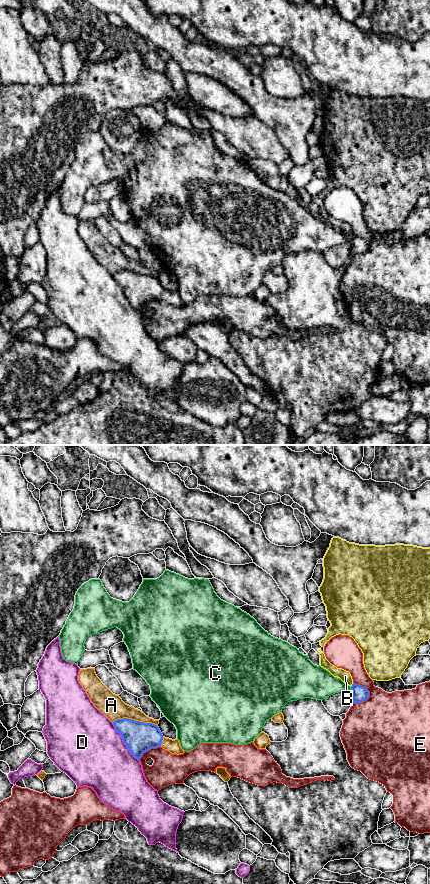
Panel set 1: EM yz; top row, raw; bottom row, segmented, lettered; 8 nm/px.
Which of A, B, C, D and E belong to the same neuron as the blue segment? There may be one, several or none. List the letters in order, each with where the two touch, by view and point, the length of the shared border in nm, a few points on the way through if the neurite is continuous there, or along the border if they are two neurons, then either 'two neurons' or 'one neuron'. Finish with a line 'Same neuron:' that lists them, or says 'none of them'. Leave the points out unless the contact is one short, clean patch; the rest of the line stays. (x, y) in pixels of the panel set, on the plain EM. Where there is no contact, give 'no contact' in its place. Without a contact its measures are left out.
A: meets blue in yz at (134, 272); contact 360 nm long; two neurons
B: meets blue in yz at (352, 236); contact 30 nm long; border along yz (353, 235), (351, 237); two neurons
C: meets blue in yz at (351, 240); contact 40 nm long; two neurons
D: meets blue in yz at (123, 293); contact 360 nm long; two neurons
E: meets blue in yz at (366, 241); contact 190 nm long; two neurons
Same neuron: none of them

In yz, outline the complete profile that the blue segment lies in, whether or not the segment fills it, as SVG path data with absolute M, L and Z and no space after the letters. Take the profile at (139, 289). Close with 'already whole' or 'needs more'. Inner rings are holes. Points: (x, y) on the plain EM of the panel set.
M123 270L115 272L113 277L130 305L137 311L151 300L161 299L163 287L155 276Z | already whole

